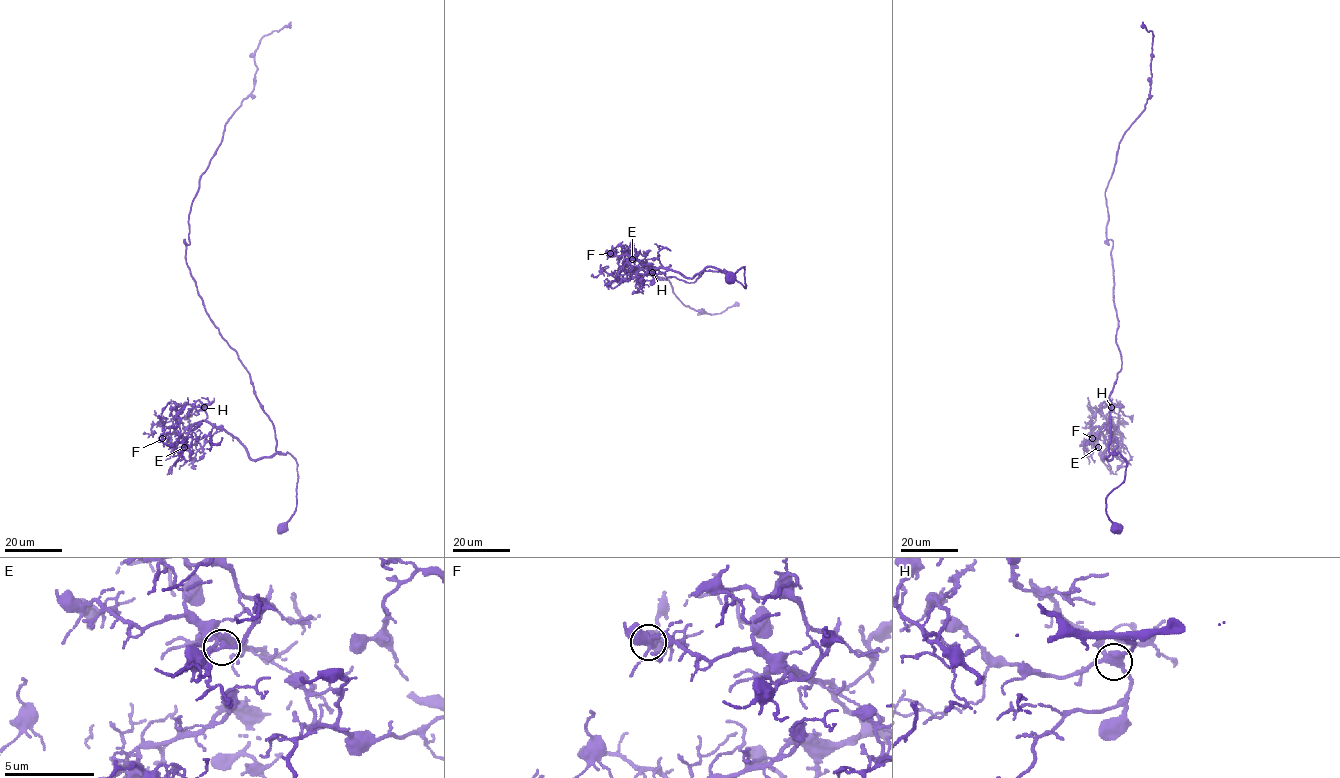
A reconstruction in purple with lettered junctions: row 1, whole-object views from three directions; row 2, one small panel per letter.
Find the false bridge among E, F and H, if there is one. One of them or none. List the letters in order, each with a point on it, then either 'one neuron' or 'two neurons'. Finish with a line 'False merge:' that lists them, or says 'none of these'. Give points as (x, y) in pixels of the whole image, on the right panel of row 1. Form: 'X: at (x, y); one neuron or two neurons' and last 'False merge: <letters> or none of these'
E: at (1098, 447); one neuron
F: at (1092, 438); one neuron
H: at (1111, 407); one neuron
False merge: none of these

